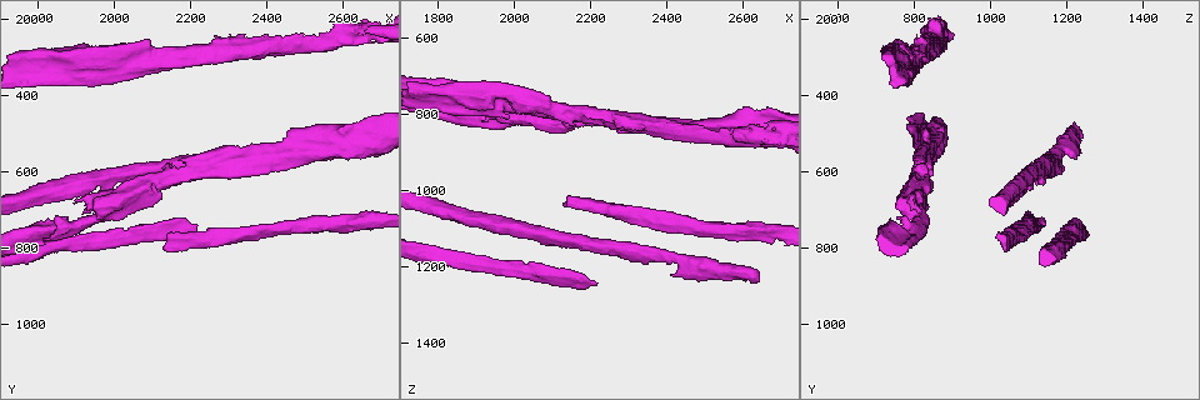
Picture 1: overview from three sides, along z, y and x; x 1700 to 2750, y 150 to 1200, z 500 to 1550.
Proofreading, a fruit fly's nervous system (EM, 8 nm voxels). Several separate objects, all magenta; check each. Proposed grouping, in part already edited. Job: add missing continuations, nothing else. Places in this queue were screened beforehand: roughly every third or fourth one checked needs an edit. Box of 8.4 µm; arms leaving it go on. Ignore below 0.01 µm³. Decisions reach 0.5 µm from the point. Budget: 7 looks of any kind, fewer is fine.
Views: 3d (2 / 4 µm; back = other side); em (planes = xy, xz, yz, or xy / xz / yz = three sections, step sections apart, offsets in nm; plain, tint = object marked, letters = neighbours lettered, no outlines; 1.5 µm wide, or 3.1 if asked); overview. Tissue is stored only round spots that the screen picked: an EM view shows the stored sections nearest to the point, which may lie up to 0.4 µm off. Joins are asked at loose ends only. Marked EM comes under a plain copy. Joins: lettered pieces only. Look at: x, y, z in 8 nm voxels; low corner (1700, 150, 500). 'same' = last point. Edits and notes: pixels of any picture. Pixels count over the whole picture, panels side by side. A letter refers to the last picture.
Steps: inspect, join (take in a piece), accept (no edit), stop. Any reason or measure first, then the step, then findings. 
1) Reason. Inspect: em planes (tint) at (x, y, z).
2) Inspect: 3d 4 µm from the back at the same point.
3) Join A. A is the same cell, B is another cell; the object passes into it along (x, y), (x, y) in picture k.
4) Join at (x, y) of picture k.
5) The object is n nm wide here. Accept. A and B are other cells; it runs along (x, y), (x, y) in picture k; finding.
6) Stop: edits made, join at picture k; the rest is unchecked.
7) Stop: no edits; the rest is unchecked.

An open end. Inspect: 3d 4 µm from the back at (2225, 745, 1245).

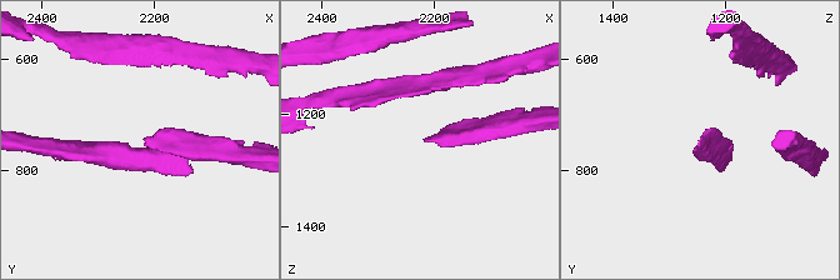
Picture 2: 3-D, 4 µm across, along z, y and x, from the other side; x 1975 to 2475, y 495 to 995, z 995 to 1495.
Inspect: em planes (letters) at (2225, 750, 1245).

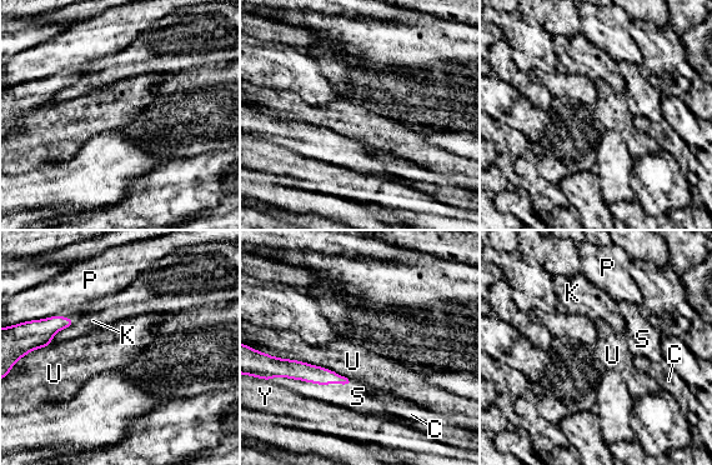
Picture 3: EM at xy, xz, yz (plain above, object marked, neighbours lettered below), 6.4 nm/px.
The longest contact is with S, 500 nm. Join at (349, 396) of picture 3. S is the same cell, C, K, P, U and Y are other cells; the neuron continues.

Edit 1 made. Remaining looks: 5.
An open end. Inspect: 3d 2 µm at (2640, 485, 1235).

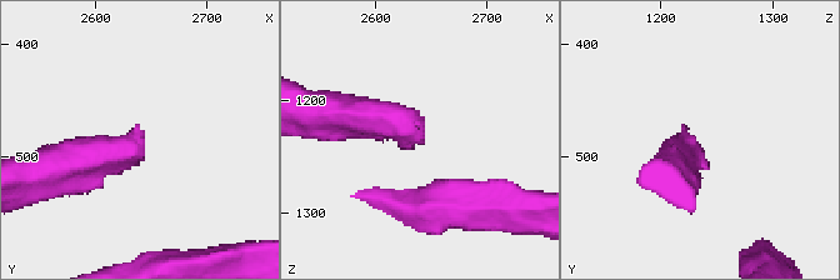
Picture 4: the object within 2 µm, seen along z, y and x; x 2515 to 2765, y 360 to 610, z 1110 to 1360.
Inspect: em planes (tint) at (2646, 490, 1230).

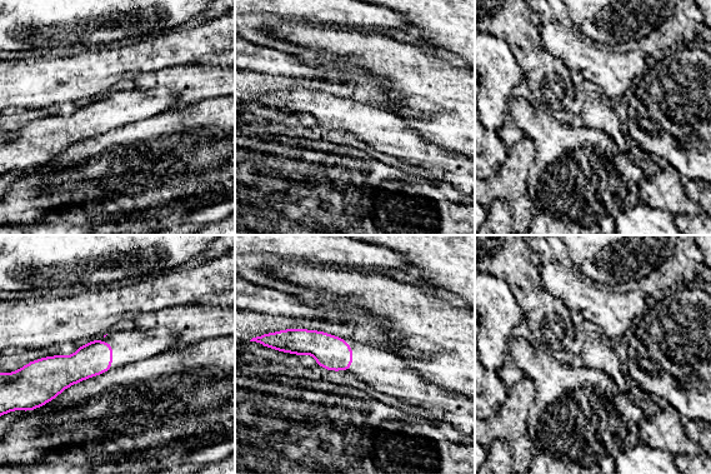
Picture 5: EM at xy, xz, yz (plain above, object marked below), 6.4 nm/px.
What lies round it. Inspect: em planes (letters) at the same point.

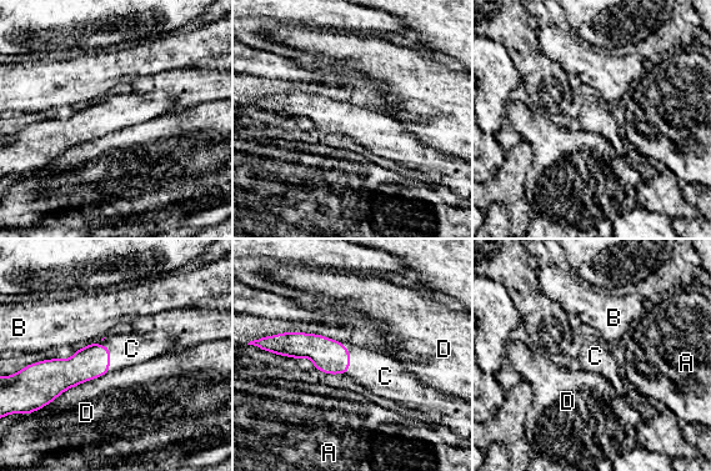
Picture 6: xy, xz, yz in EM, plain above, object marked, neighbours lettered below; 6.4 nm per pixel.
Join at (131, 349) of picture 6. C is the same cell, A, B and D are other cells; the neuron continues.

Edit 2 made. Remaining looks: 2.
Thick end. Inspect: em xz step 8 (letters) at (1985, 370, 780).

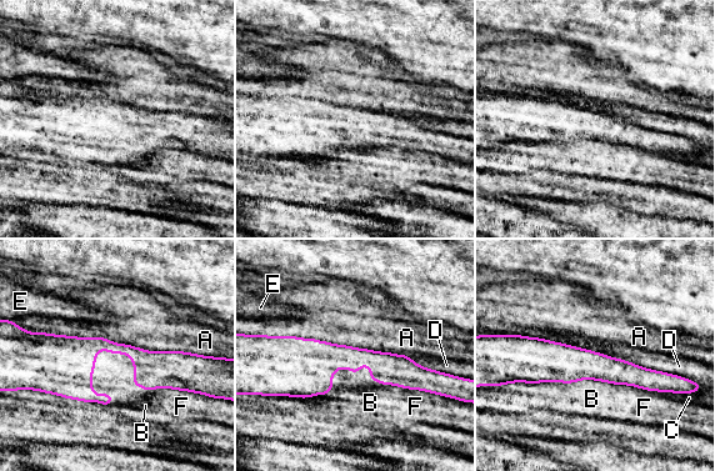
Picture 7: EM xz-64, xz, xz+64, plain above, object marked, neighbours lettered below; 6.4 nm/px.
Accept. A, B, C, D, E and F are other cells; it runs along (519, 366), (598, 366), (660, 377) in picture 7; no lettered piece goes on from it.

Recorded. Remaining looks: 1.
Stop: edits made, join at picture 3, join at picture 6; the rest is unchecked.

